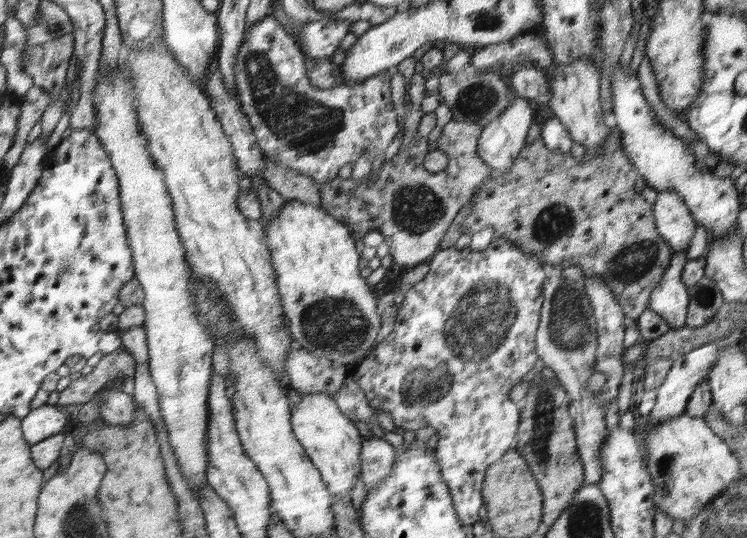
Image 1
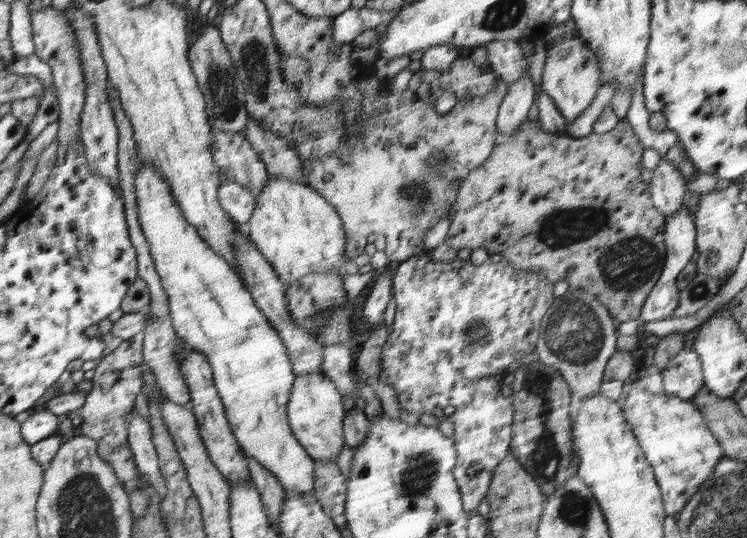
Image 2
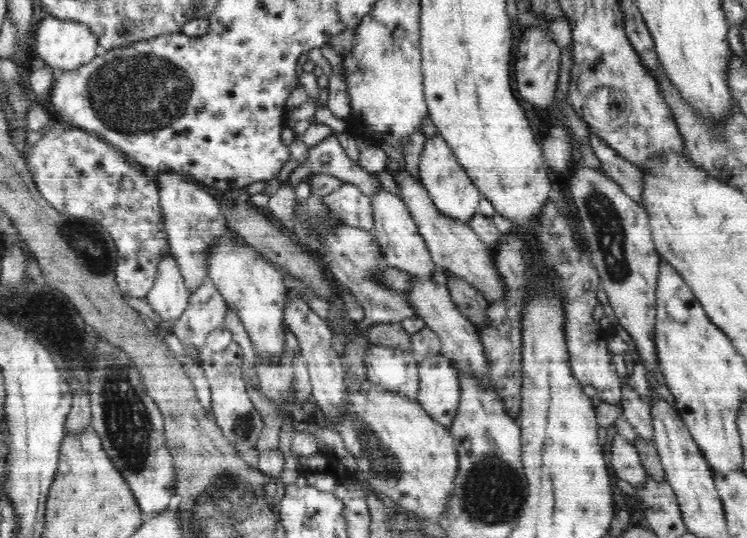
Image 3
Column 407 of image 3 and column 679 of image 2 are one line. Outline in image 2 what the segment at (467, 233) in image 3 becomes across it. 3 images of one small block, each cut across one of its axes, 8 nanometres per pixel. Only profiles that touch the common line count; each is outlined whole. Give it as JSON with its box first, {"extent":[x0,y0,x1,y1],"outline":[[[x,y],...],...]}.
{"extent":[650,157,687,215],"outline":[[[661,157],[650,184],[655,207],[664,215],[676,214],[686,203],[687,180],[671,160]]]}

